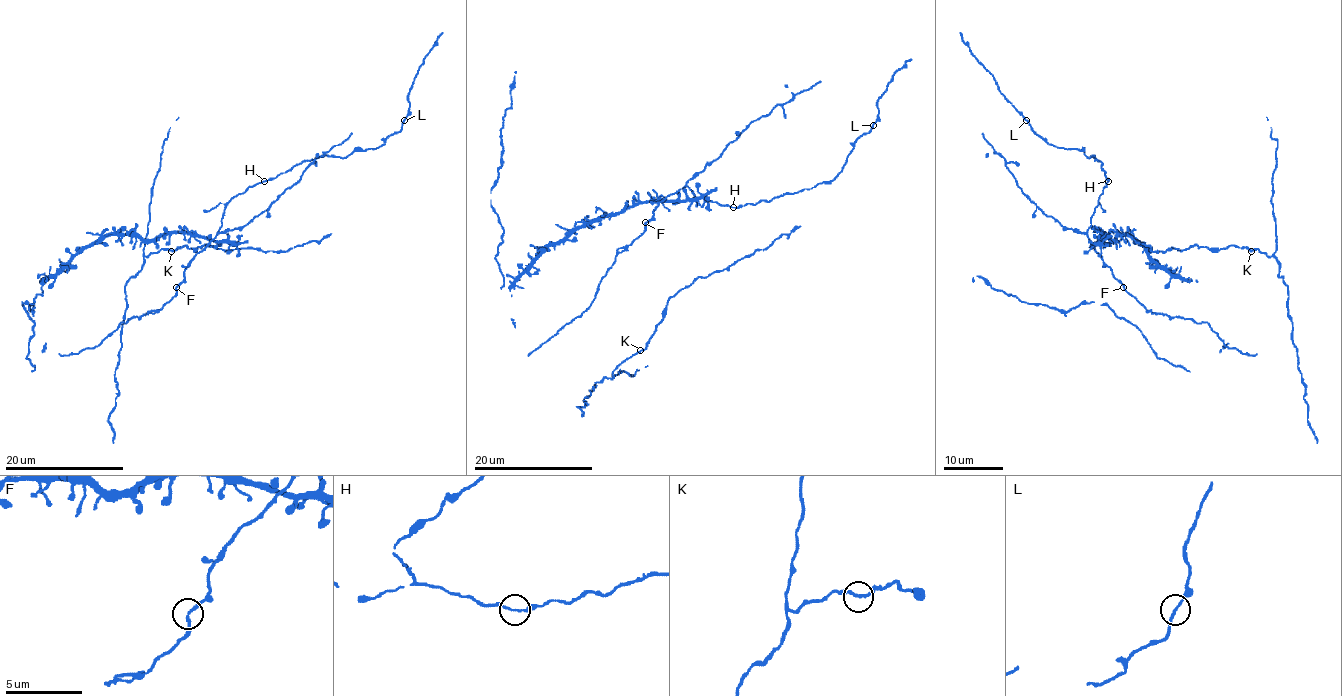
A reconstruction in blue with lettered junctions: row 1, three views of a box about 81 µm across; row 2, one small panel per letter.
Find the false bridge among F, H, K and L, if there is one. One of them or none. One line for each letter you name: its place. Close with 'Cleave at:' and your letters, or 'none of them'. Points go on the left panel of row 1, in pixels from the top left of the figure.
L: at (404, 120)
Cleave at: L

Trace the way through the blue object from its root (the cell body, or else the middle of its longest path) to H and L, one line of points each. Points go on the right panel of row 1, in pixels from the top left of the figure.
H: (1120, 284), (1088, 236), (1094, 208), (1108, 181)
L: (1120, 284), (1088, 236), (1094, 208), (1108, 181), (1102, 165), (1082, 150), (1051, 145), (1027, 120)

